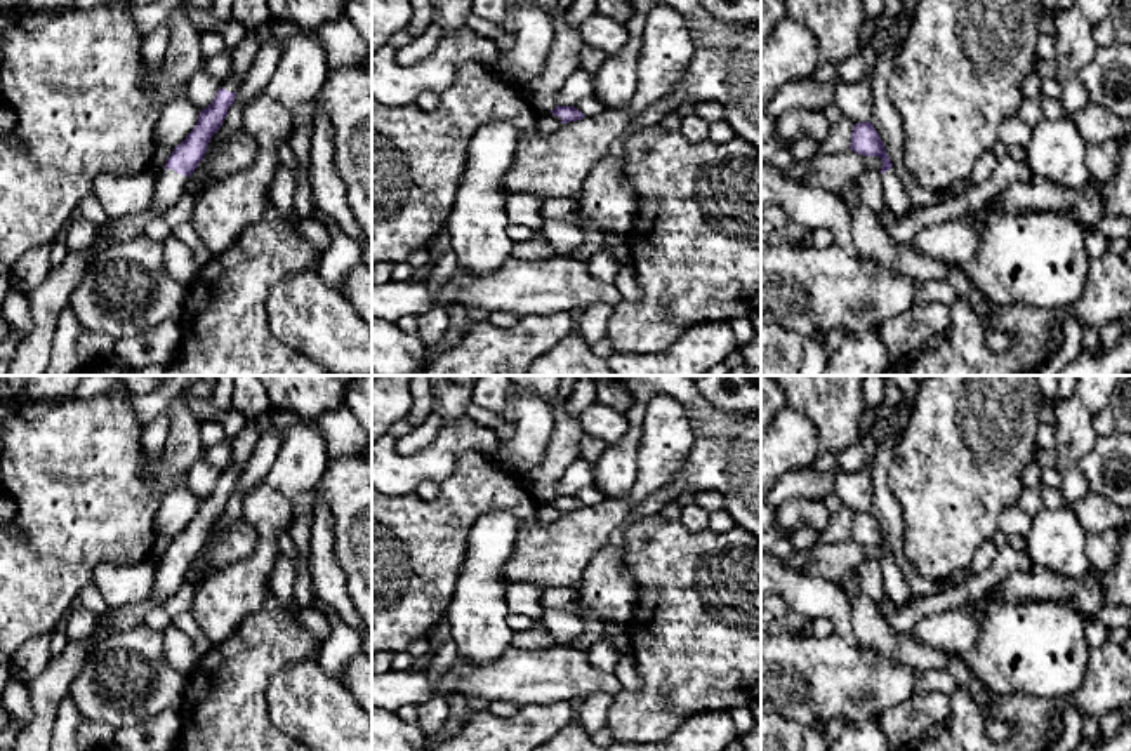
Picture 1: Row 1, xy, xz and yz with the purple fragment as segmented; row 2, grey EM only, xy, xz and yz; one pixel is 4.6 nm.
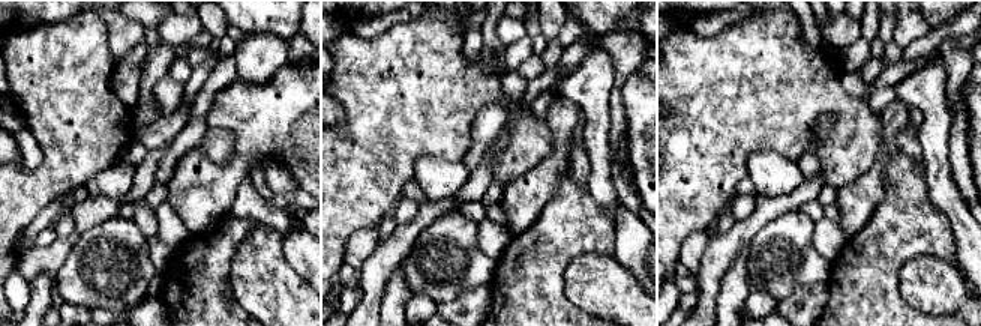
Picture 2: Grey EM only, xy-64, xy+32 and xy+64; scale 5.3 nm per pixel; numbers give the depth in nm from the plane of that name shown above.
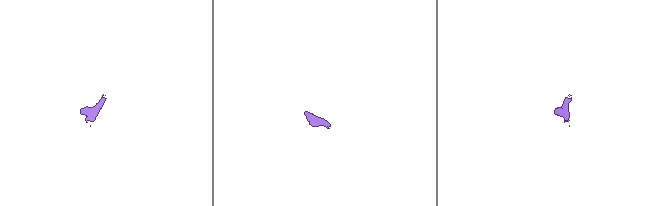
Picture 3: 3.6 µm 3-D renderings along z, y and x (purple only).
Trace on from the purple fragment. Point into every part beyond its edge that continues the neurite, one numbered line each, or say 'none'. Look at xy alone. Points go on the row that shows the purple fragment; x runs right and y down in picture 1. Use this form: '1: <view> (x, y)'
1: xy (231, 84)
2: xy (171, 186)

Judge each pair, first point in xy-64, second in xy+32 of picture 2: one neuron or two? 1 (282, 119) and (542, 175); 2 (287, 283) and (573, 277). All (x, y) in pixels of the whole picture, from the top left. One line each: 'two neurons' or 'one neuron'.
1: one neuron
2: one neuron

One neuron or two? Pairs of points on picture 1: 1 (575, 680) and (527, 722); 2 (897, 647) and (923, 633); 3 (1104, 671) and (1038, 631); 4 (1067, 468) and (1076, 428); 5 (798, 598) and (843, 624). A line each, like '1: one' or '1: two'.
1: two
2: two
3: two
4: one
5: one

